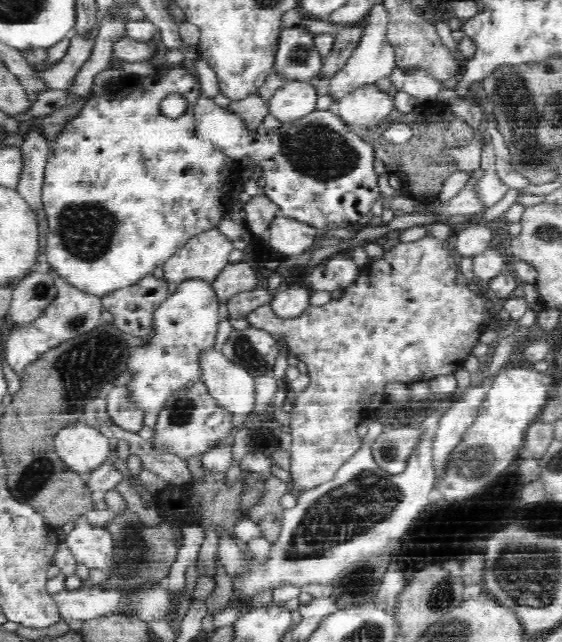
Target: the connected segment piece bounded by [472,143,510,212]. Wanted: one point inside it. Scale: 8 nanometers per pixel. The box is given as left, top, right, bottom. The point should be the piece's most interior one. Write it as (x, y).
(489, 188)

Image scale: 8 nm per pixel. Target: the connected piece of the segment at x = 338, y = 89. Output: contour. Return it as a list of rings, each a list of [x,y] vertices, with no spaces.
[[[376,6],[368,15],[368,25],[364,29],[361,41],[346,61],[346,64],[330,77],[331,83],[329,92],[336,100],[344,94],[352,92],[356,86],[374,85],[377,80],[390,76],[390,73],[397,67],[396,55],[387,39],[387,26],[389,17],[383,6]]]

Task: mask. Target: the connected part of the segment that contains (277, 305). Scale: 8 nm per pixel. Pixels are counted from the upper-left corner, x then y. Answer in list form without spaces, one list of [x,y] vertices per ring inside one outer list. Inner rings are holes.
[[[290,285],[288,290],[277,291],[274,298],[270,300],[268,307],[277,317],[283,319],[296,318],[310,305],[310,295],[311,290],[307,285]]]

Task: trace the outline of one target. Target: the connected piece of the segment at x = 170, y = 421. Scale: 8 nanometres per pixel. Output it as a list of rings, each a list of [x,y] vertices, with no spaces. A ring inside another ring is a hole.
[[[200,378],[194,379],[188,385],[172,391],[164,400],[156,425],[155,448],[162,452],[171,451],[183,459],[199,455],[228,432],[232,418],[234,415],[218,404],[205,383]]]

